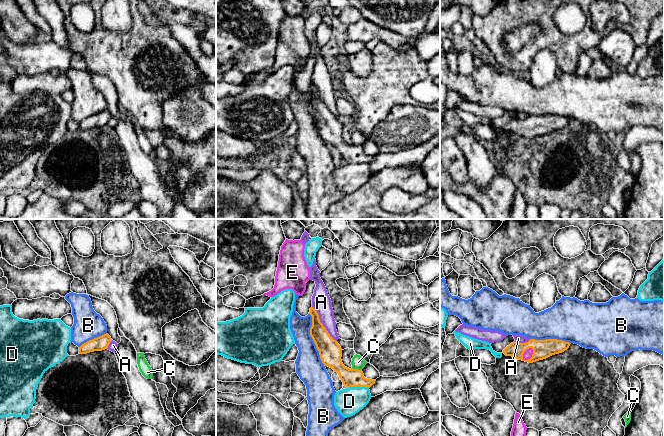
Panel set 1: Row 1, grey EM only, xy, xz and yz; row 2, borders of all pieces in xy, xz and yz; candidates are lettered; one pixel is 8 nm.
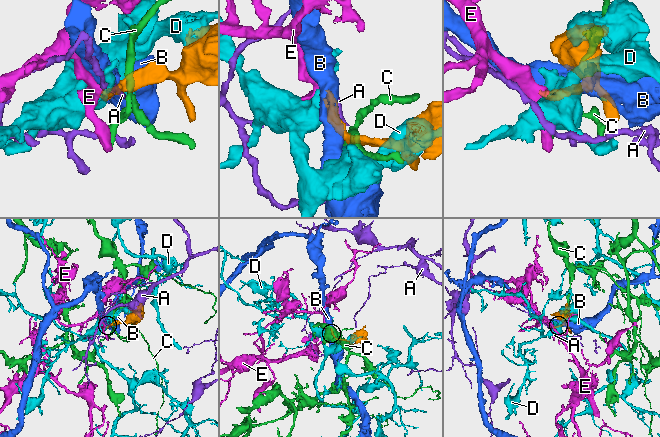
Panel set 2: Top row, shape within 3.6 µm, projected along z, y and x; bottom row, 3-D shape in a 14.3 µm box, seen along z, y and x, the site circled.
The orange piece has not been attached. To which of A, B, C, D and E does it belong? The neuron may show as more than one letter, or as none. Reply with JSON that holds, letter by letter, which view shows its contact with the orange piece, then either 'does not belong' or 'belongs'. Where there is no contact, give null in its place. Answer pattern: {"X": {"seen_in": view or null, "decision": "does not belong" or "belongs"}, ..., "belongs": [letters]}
{"A": {"seen_in": "xz", "decision": "does not belong"}, "B": {"seen_in": "xz", "decision": "does not belong"}, "C": {"seen_in": "xz", "decision": "does not belong"}, "D": {"seen_in": "xz", "decision": "does not belong"}, "E": {"seen_in": "yz", "decision": "belongs"}, "belongs": ["E"]}

